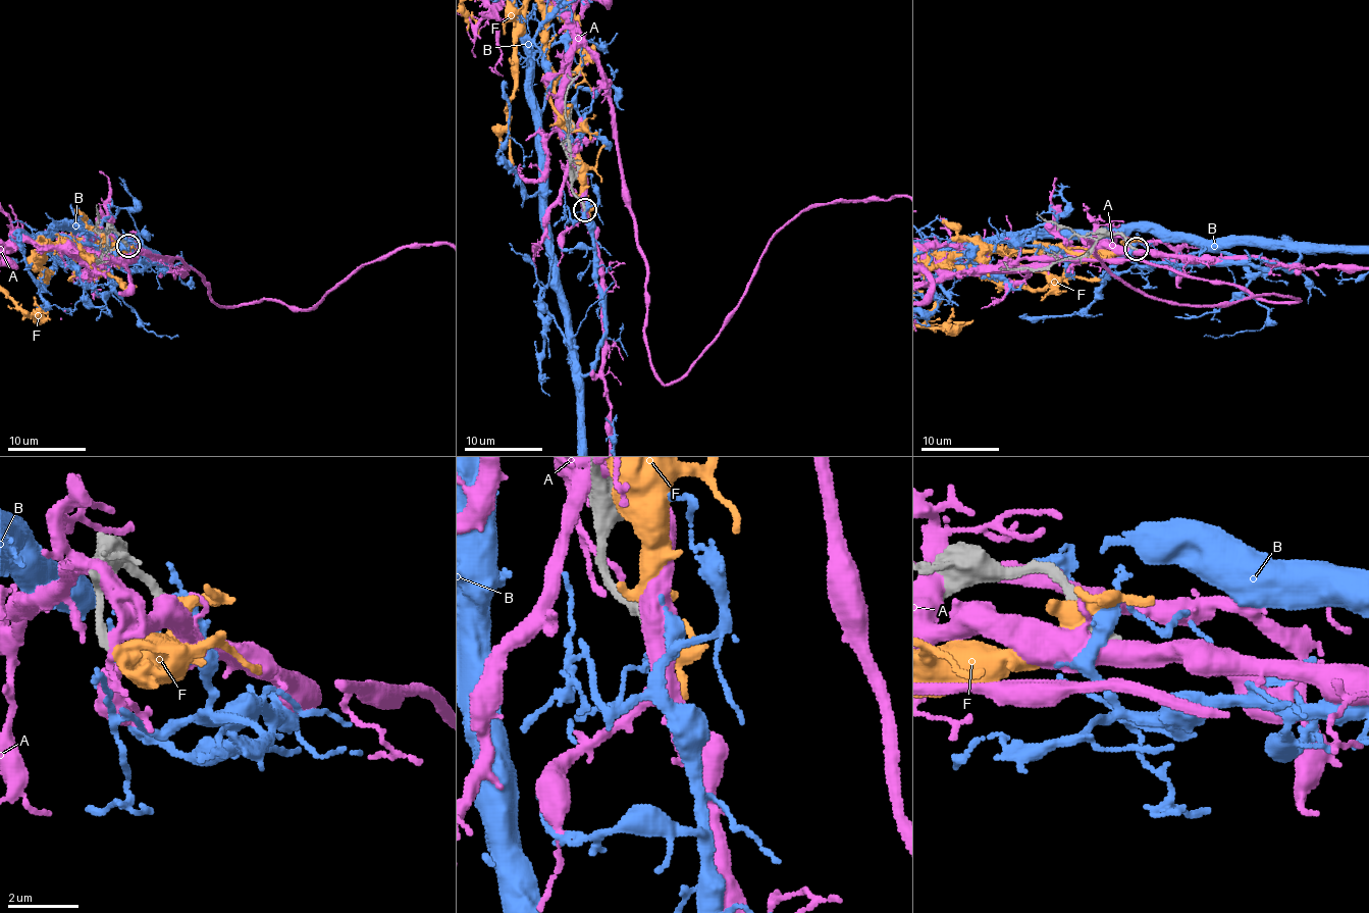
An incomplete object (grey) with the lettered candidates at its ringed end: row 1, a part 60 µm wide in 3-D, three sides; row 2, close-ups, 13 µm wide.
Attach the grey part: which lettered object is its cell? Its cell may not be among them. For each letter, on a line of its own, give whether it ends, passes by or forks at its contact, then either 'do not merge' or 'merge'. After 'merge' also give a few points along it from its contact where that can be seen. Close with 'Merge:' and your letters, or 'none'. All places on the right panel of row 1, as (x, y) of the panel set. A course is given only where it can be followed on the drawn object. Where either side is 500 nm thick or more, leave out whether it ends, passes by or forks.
A: it forks | do not merge
B: it forks | do not merge
F: it forks | do not merge
Merge: none

